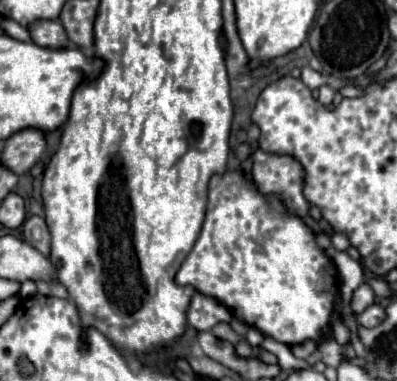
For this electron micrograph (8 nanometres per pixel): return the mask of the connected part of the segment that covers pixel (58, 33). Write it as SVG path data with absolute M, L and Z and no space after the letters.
M42 20L32 24L30 36L36 44L44 48L68 48L68 36L64 32L64 26L58 20Z

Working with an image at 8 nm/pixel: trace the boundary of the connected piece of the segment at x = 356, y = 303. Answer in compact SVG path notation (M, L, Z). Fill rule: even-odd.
M364 282L364 284L360 284L358 286L358 290L354 292L354 296L352 296L352 310L356 312L356 314L360 314L360 312L364 312L370 304L374 304L374 298L376 298L376 294L374 294L374 290Z

